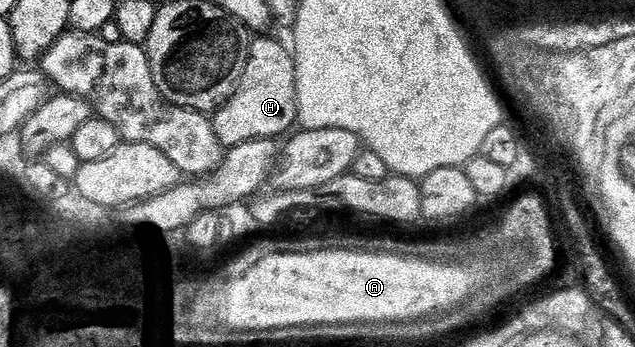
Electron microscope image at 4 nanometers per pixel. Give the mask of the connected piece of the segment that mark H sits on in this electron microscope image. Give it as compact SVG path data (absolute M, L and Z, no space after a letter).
M269 36L254 39L241 87L226 104L216 109L213 123L225 146L281 138L289 127L294 127L297 124L297 61L294 53Z

